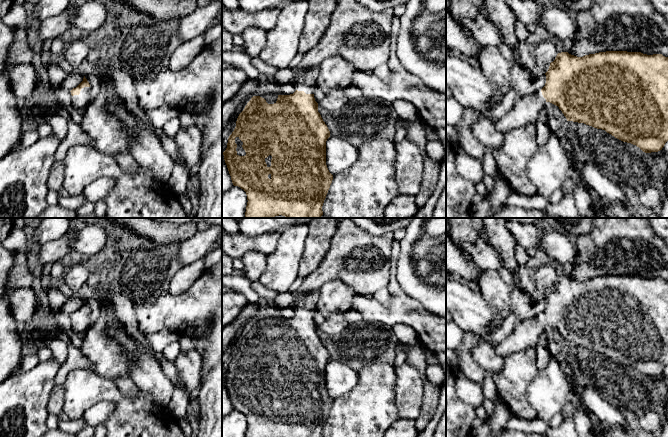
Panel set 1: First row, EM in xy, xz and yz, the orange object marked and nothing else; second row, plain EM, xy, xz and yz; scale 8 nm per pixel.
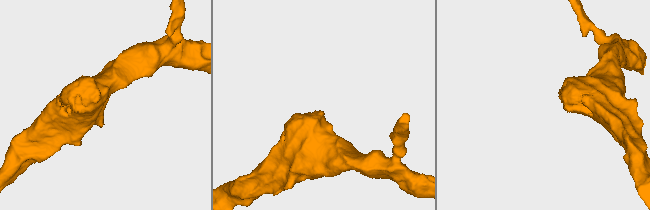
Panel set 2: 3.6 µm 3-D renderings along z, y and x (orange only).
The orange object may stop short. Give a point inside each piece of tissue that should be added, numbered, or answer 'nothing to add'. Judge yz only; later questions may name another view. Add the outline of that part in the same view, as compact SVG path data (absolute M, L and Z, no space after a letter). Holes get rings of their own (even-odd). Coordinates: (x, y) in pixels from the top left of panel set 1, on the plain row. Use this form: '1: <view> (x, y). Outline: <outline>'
1: yz (526, 333). Outline: M541 314L534 318L518 321L512 332L507 335L495 348L495 352L503 358L513 353L534 346L544 333L546 323Z

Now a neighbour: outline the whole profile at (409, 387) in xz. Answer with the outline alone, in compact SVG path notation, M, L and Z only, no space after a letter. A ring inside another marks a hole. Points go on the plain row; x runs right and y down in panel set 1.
M408 362L395 369L395 395L399 419L415 421L420 414L424 382L419 371Z

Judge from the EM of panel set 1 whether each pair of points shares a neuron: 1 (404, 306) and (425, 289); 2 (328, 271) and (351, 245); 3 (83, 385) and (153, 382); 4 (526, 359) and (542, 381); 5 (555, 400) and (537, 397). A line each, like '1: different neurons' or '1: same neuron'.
1: different neurons
2: same neuron
3: different neurons
4: different neurons
5: same neuron

